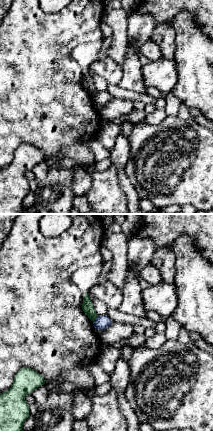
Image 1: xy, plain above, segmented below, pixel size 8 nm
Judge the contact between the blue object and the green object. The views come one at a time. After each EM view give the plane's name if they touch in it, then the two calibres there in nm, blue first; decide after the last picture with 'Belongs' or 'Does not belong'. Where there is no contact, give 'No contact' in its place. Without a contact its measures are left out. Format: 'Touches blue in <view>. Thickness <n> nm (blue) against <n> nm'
Touches blue in xy. Thickness 110 nm (blue) against 90 nm

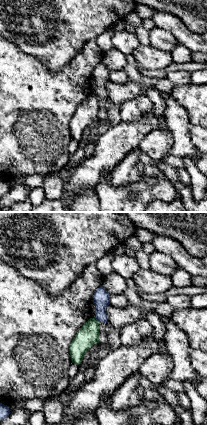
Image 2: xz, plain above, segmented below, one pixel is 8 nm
Touches blue in xz. Thickness 130 nm (blue) against 170 nm

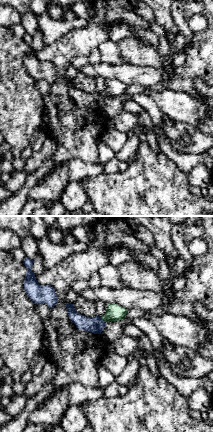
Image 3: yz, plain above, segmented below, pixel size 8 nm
Touches blue in yz. Thickness 130 nm (blue) against 140 nm

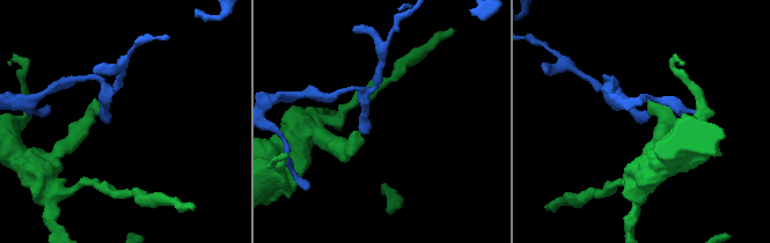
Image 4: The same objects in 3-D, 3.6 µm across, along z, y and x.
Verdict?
Does not belong

